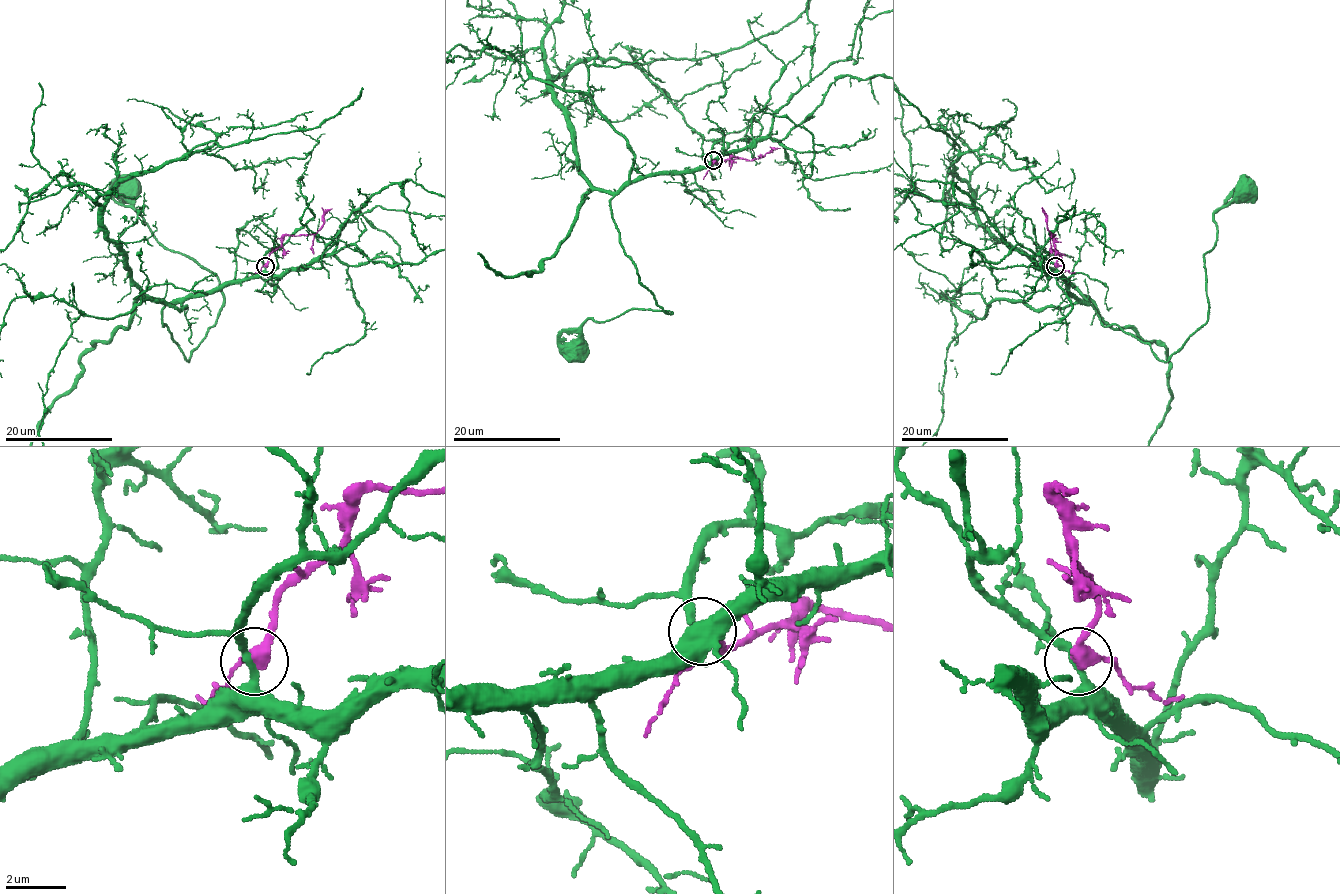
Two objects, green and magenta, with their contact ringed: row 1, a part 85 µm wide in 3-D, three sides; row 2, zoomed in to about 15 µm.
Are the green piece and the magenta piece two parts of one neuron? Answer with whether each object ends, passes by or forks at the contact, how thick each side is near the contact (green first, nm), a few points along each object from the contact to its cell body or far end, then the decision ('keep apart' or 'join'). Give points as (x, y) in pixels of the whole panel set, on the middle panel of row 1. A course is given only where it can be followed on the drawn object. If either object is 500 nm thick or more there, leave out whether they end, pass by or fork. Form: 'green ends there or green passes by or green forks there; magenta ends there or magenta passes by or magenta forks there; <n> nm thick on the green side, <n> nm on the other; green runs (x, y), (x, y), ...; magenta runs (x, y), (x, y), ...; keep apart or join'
green passes by; magenta passes by; 240 nm thick on the green side, 380 nm on the other; green runs (713, 160), (636, 178), (610, 200), (638, 280), (671, 313), (633, 308), (603, 322), (588, 319), (575, 350); magenta runs (713, 160), (717, 164), (733, 156), (748, 160), (780, 148); keep apart

